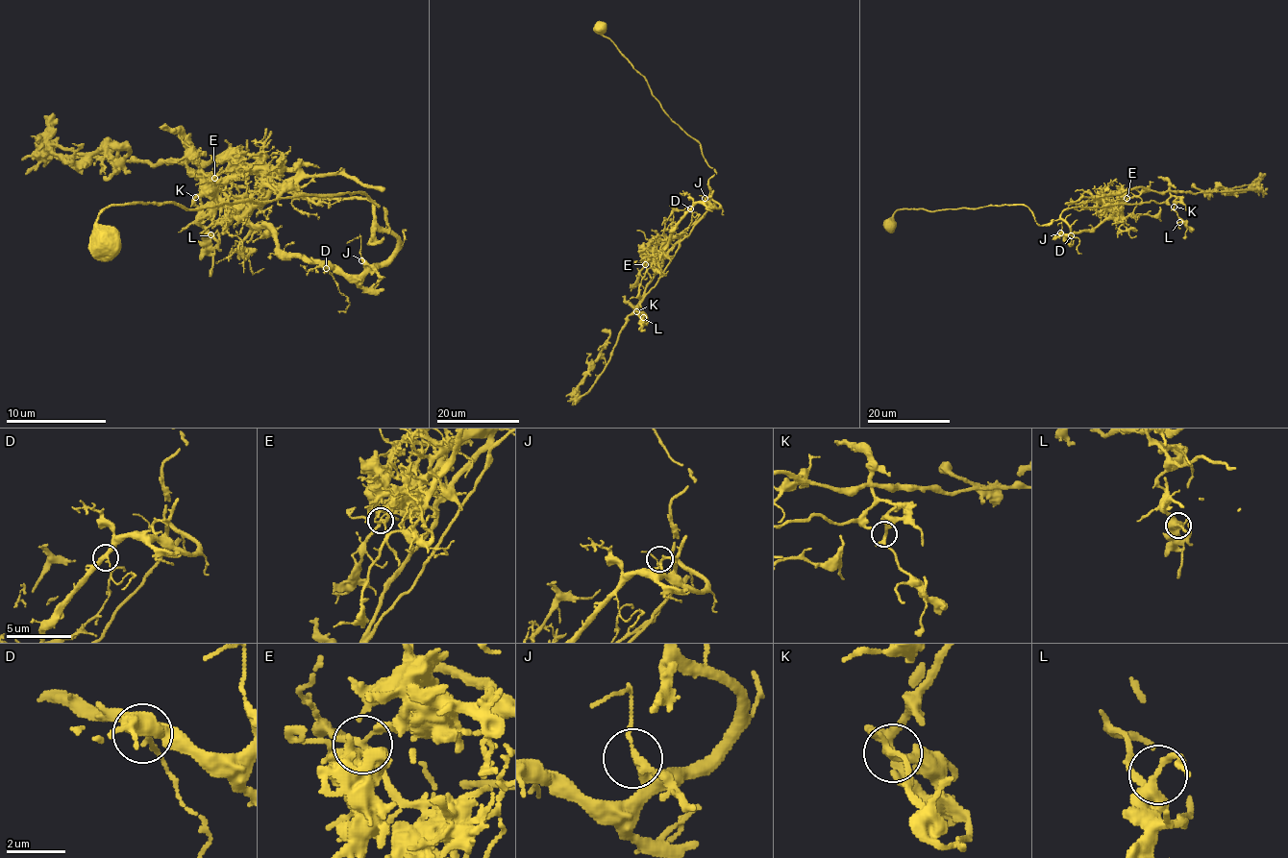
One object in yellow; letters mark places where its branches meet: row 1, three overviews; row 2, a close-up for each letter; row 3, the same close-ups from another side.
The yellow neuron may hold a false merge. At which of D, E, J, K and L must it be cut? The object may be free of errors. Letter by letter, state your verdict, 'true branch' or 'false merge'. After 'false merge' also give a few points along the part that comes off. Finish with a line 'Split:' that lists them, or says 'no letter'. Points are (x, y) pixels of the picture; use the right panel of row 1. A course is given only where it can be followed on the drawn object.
D: true branch
E: false merge | (1127, 198), (1117, 218), (1065, 238), (1064, 221), (1038, 225), (1015, 205), (898, 209), (888, 232)
J: true branch
K: true branch
L: true branch
Split: E

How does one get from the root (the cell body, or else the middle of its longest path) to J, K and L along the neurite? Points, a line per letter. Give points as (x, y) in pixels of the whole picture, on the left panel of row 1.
J: (102, 245), (97, 217), (111, 205), (364, 192), (389, 225), (369, 242), (386, 230), (397, 248), (361, 260)
K: (102, 245), (111, 205), (346, 192), (389, 232), (369, 242), (359, 197), (195, 172), (210, 182), (195, 197)
L: (102, 245), (97, 217), (137, 202), (364, 192), (389, 225), (369, 242), (369, 200), (195, 172), (210, 234)

